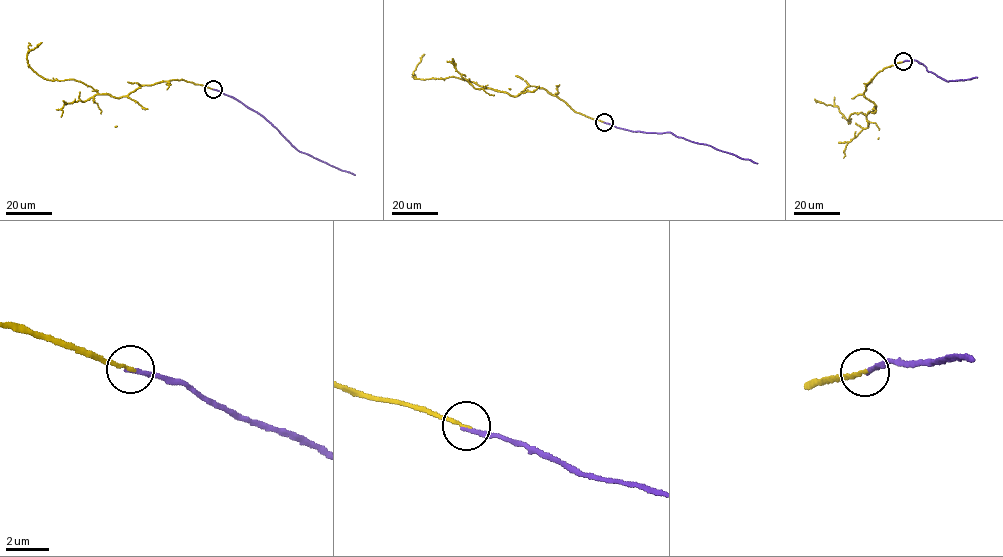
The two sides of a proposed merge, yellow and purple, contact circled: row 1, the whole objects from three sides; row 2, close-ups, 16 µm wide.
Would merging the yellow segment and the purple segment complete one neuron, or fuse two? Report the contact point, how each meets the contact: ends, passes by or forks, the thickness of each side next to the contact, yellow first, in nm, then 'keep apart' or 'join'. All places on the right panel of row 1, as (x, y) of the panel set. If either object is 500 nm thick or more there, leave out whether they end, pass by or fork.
place (903, 61); yellow ends; purple ends; calibres 150 and 190 nm; join

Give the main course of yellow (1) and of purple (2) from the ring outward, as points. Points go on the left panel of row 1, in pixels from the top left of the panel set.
1: (213, 89), (173, 79), (140, 85), (119, 97), (98, 93), (82, 82), (36, 73), (27, 56), (42, 42)
2: (213, 89), (231, 96), (263, 116), (300, 151), (355, 175)

